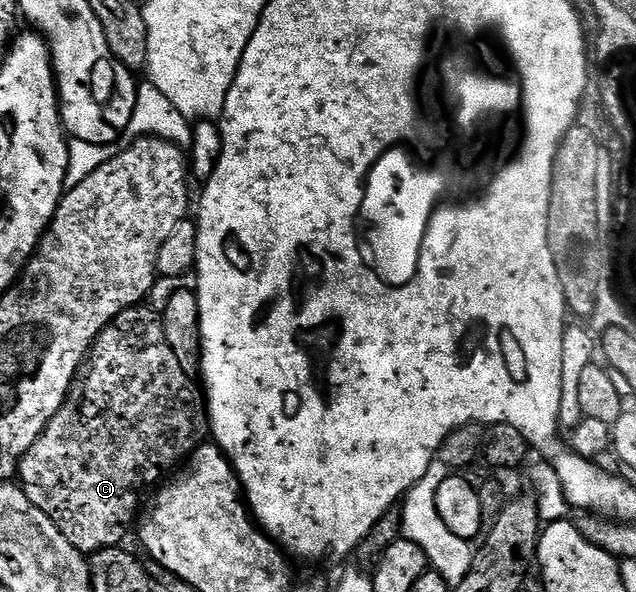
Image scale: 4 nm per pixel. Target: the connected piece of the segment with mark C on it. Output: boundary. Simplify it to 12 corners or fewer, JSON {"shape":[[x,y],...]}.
{"shape":[[122,311],[18,484],[85,555],[210,433],[163,316]]}

